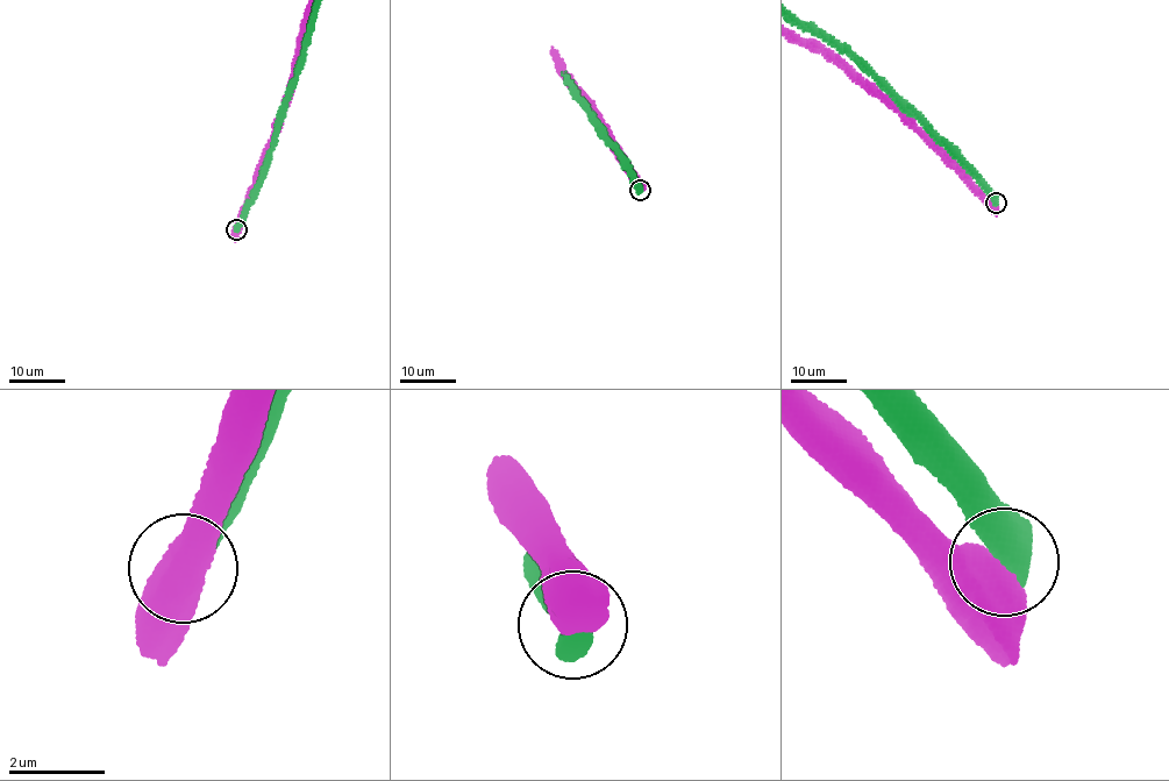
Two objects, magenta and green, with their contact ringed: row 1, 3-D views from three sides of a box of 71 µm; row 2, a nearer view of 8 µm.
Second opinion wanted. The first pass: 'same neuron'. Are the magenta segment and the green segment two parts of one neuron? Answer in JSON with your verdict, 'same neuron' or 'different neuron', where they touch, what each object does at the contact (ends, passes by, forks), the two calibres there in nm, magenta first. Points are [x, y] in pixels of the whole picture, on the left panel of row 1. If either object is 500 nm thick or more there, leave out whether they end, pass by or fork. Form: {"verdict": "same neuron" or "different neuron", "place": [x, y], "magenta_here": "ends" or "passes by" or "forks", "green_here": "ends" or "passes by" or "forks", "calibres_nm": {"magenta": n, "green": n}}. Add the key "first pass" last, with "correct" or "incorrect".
{"verdict": "different neuron", "place": [236, 229], "calibres_nm": {"magenta": 750, "green": 650}, "first pass": "incorrect"}

